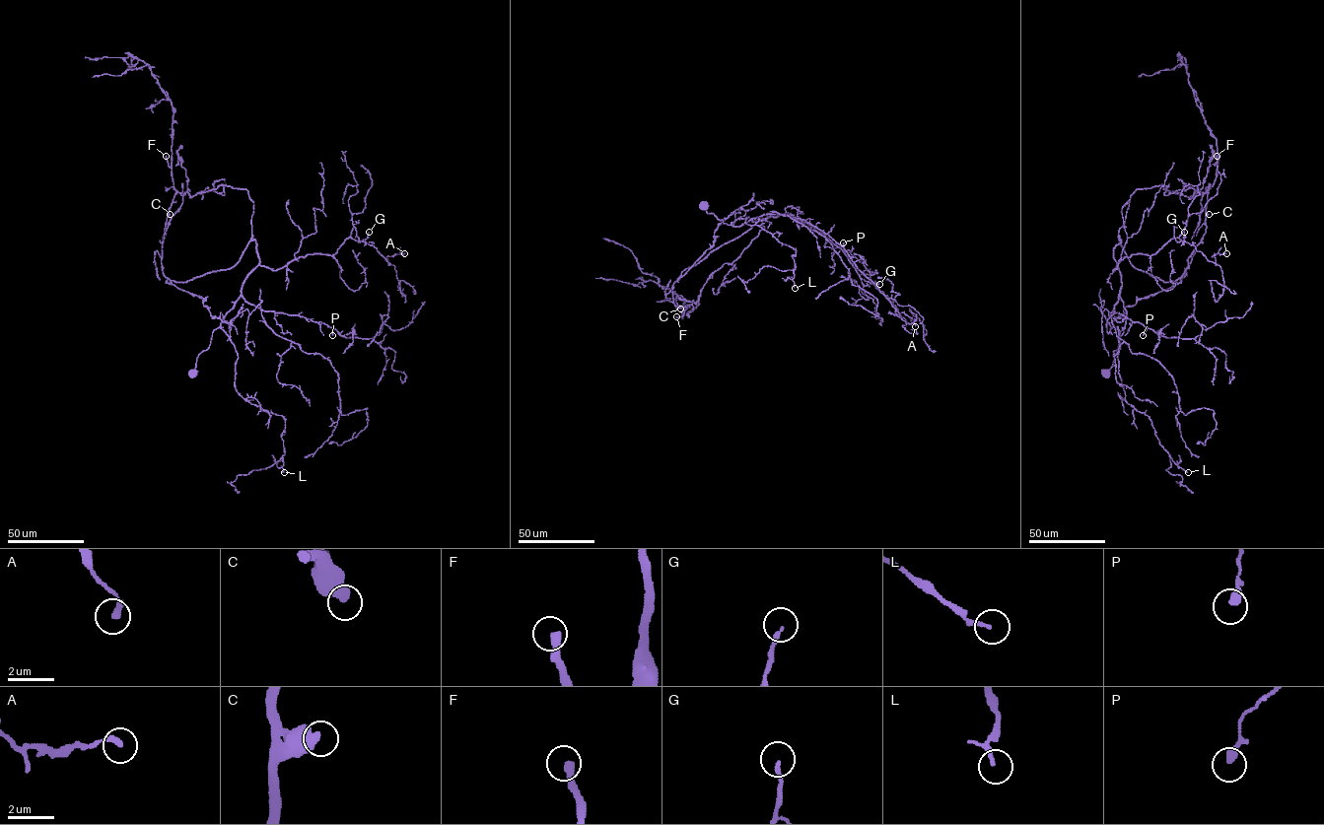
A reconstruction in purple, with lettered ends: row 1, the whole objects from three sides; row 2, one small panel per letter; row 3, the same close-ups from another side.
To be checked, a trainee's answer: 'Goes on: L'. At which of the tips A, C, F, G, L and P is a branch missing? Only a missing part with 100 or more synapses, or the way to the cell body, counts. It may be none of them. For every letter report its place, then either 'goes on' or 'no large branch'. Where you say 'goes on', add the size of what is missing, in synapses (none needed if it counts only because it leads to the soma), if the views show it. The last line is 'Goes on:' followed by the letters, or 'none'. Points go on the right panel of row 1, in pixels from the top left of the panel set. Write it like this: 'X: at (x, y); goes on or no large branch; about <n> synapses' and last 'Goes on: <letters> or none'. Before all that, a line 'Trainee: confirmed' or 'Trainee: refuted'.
Trainee: refuted
A: at (1226, 253); no large branch
C: at (1209, 214); no large branch
F: at (1217, 156); goes on; about 140 synapses
G: at (1184, 232); no large branch
L: at (1188, 472); no large branch
P: at (1143, 335); no large branch
Goes on: F

